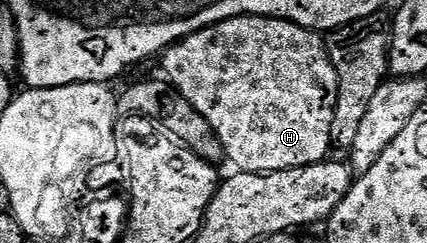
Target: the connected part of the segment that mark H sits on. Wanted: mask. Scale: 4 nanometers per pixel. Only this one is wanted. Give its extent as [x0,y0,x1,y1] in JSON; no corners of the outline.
[160,17,339,173]

